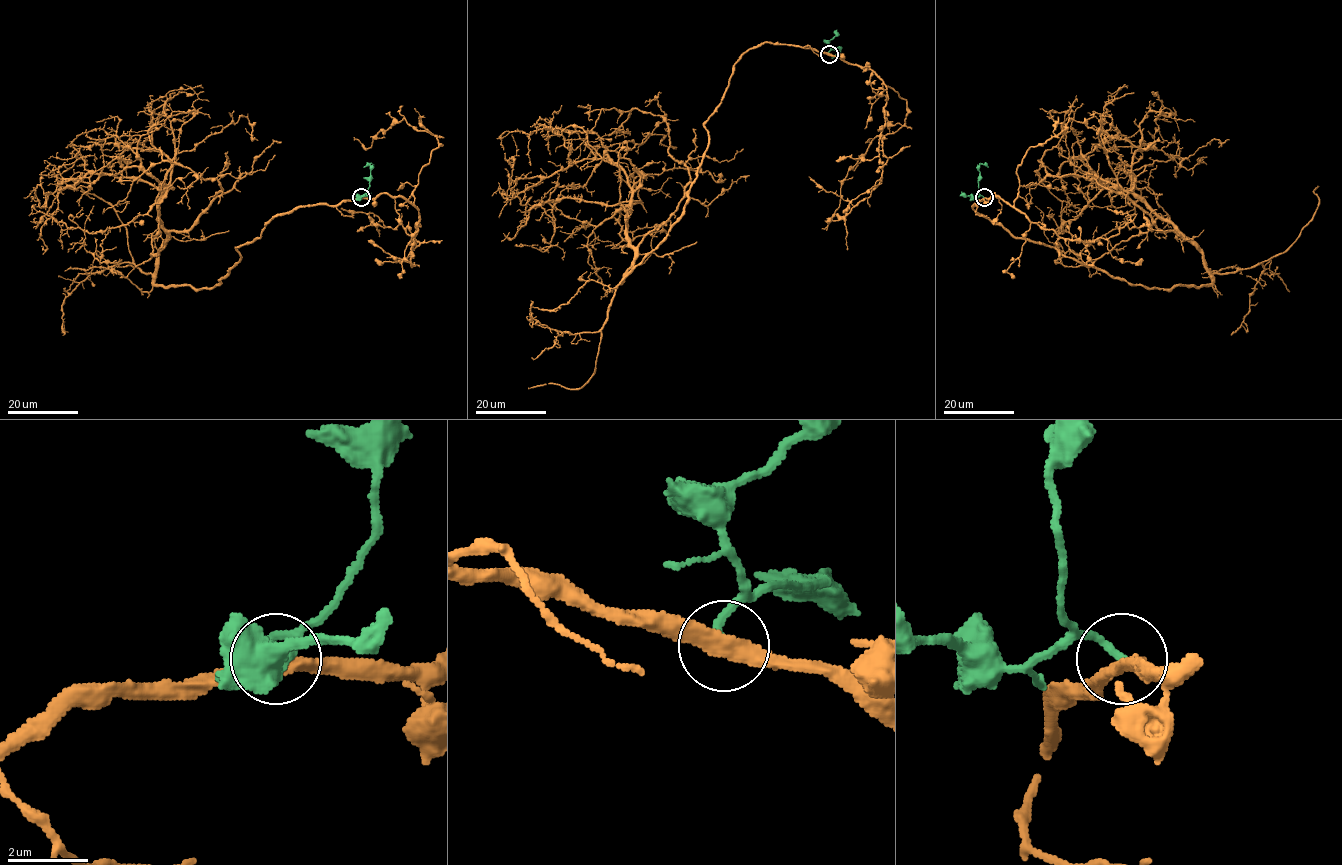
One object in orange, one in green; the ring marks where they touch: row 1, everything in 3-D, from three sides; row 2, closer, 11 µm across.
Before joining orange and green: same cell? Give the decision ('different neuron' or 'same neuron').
same neuron

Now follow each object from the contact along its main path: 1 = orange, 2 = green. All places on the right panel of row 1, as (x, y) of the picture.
1: (984, 197), (972, 207), (1014, 236), (1114, 277), (1211, 282), (1204, 255), (1125, 194), (1038, 161), (1068, 210)
2: (984, 197), (978, 193), (978, 166), (988, 167)

